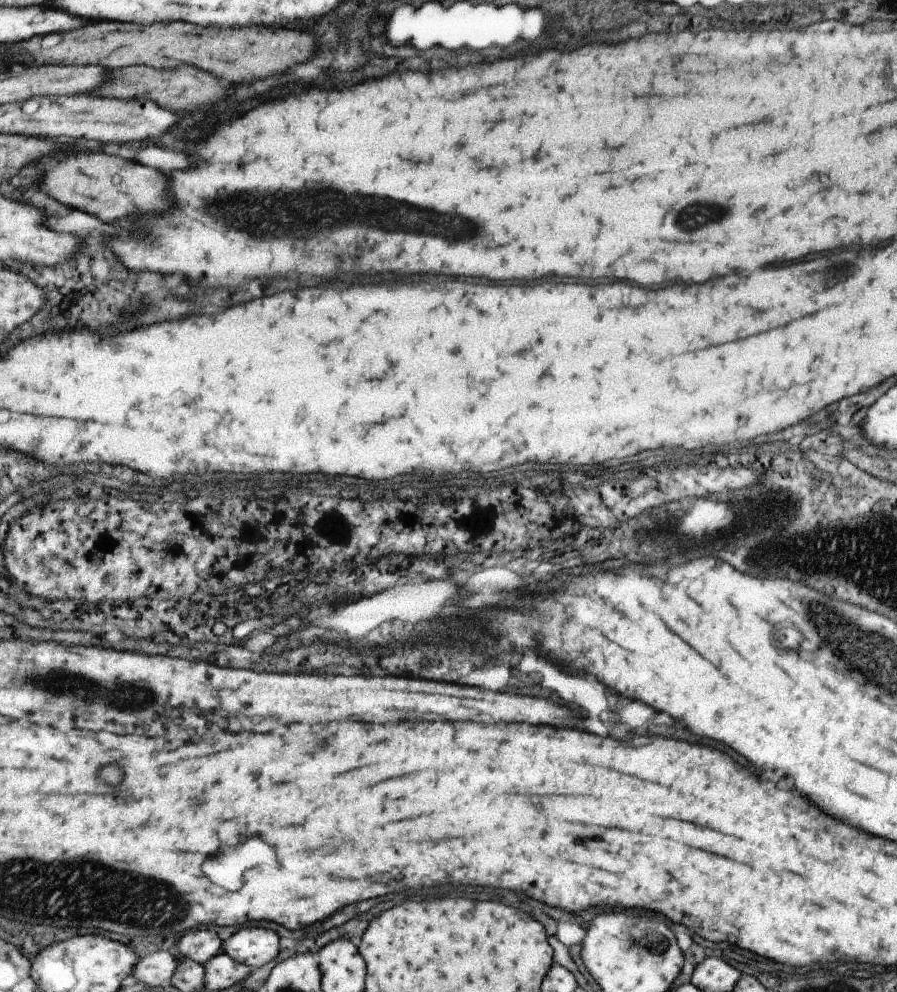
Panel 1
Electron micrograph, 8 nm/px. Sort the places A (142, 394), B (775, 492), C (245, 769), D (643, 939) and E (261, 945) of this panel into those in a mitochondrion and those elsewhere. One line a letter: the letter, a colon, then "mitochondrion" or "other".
A: other
B: other
C: other
D: mitochondrion
E: other

